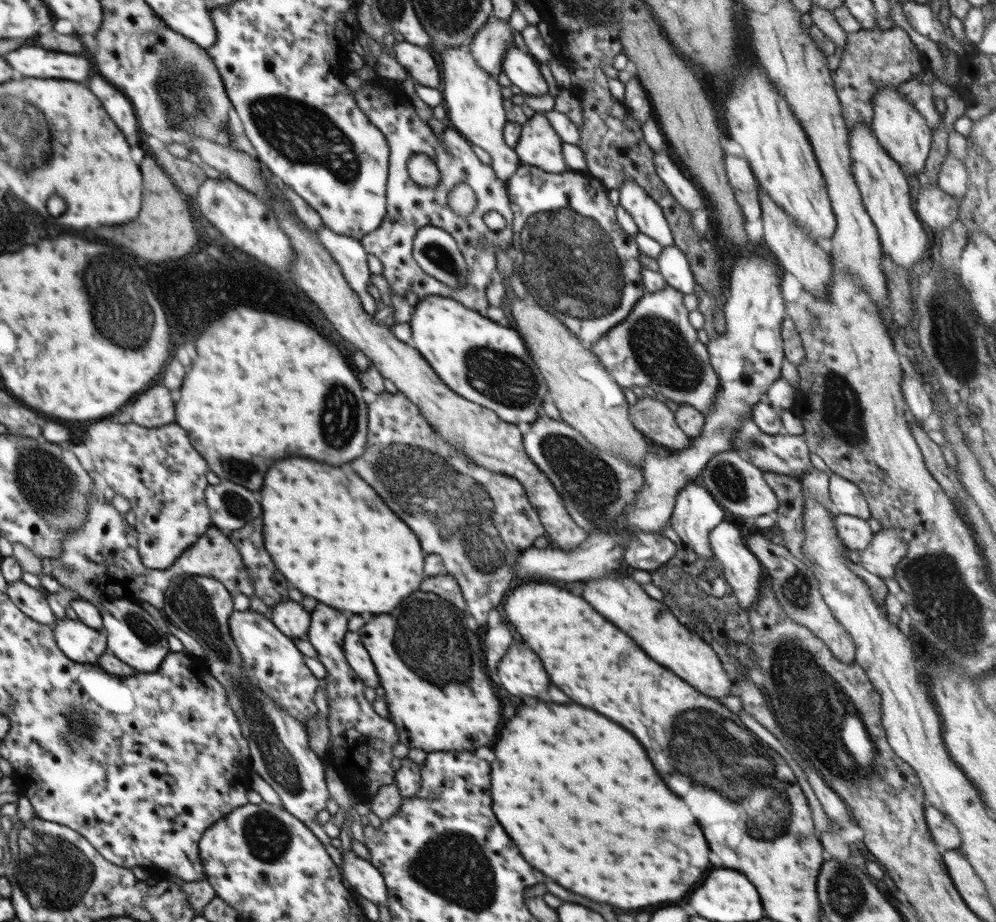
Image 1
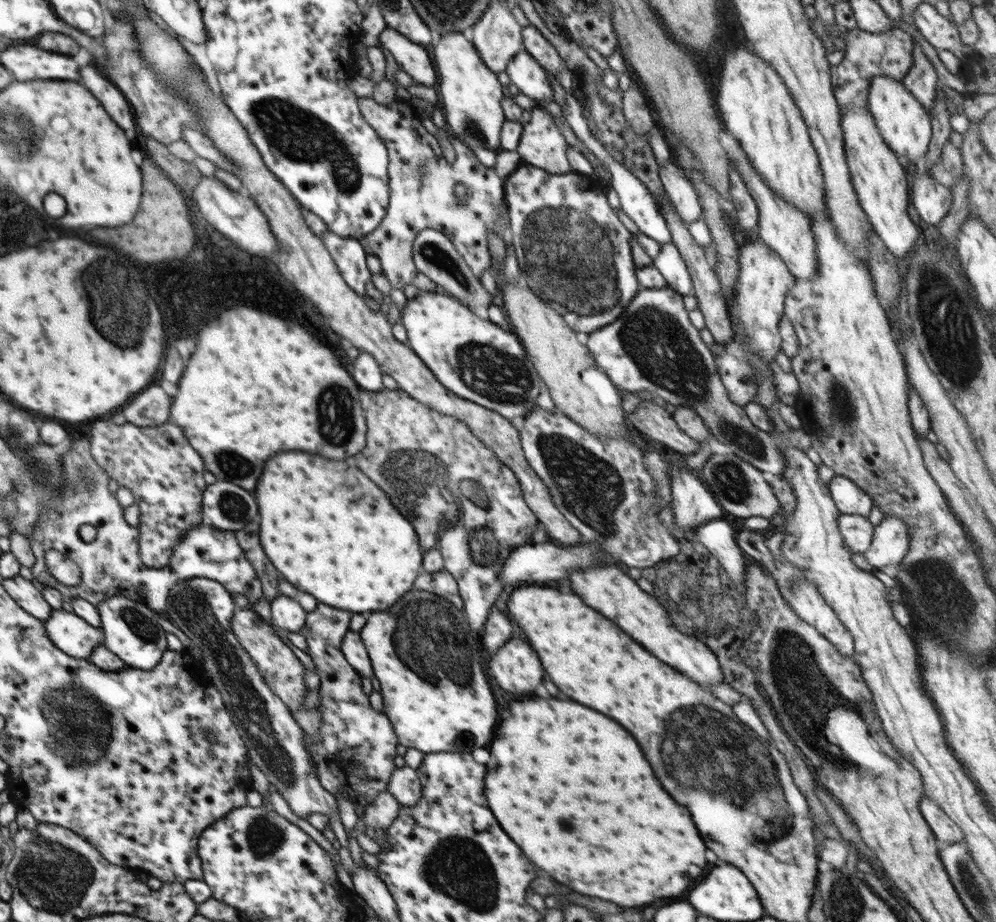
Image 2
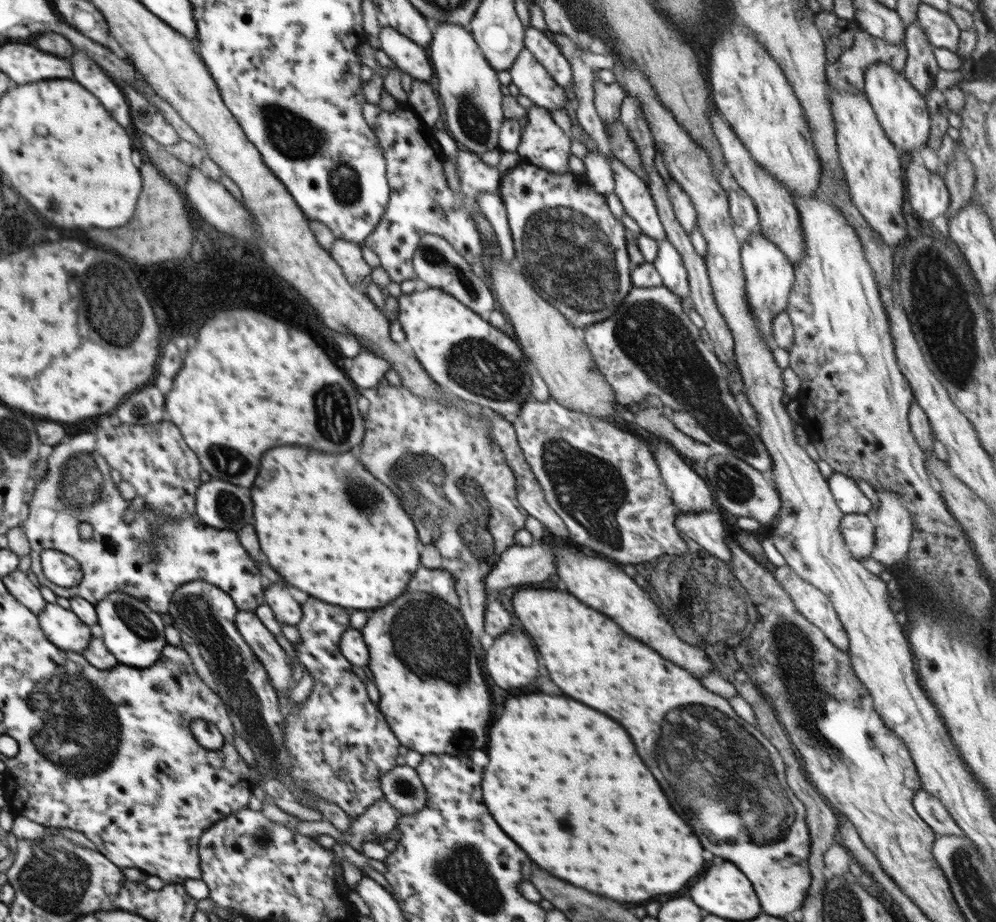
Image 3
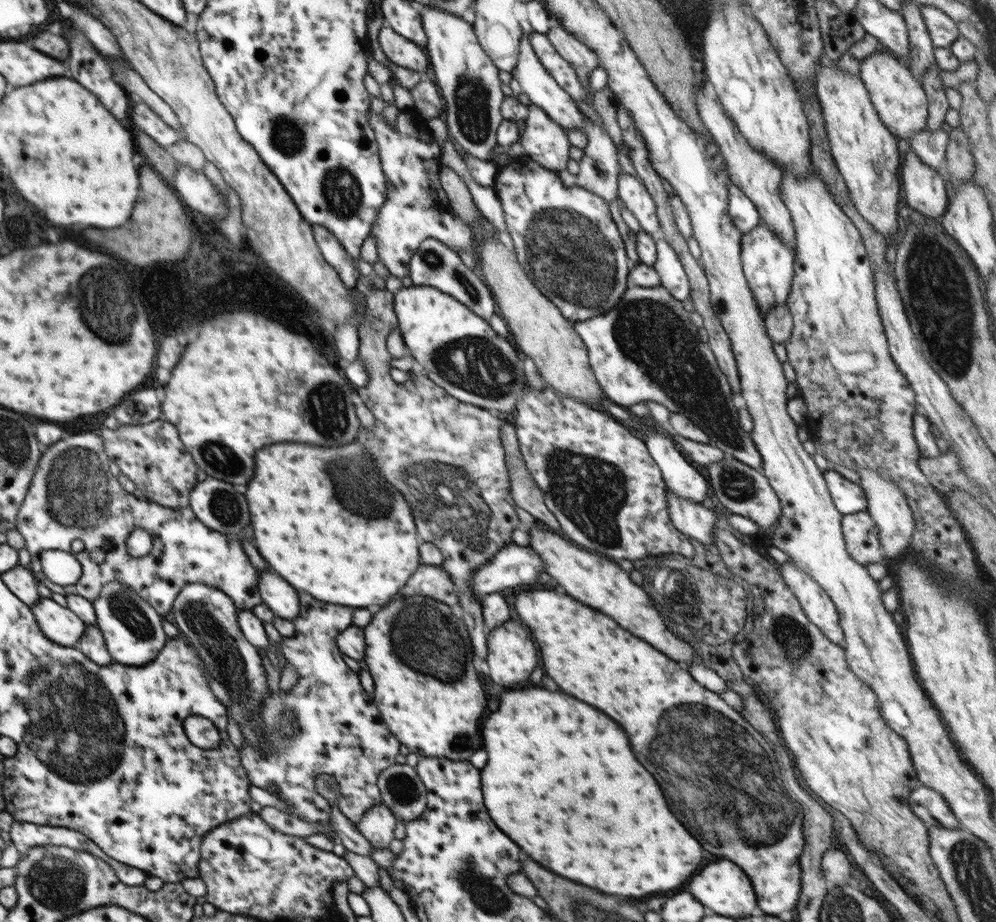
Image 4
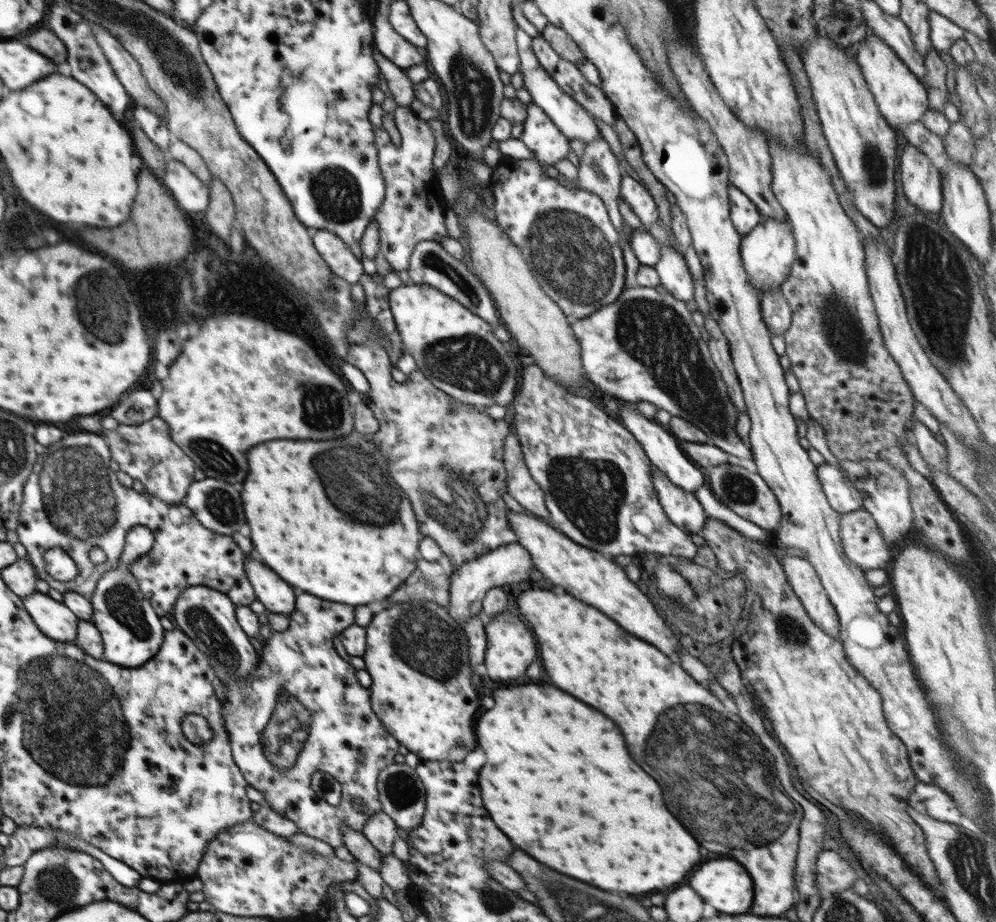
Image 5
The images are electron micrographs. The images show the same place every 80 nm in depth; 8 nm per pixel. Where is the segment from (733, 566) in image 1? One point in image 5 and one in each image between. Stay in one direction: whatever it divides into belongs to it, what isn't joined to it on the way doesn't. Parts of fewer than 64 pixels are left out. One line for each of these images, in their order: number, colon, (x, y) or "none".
2: (717, 536)
3: (706, 529)
4: (696, 520)
5: (682, 508)

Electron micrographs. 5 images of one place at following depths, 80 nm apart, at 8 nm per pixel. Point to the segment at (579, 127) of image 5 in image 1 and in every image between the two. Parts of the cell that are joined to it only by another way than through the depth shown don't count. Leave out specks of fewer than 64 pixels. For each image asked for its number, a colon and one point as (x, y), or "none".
1: (522, 69)
2: (529, 76)
3: (532, 79)
4: (535, 81)

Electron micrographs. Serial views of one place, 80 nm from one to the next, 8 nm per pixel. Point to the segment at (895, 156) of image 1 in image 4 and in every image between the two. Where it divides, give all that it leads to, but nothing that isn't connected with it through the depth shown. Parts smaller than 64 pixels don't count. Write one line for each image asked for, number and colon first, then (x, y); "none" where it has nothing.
2: (903, 123)
3: (902, 111)
4: (901, 103)

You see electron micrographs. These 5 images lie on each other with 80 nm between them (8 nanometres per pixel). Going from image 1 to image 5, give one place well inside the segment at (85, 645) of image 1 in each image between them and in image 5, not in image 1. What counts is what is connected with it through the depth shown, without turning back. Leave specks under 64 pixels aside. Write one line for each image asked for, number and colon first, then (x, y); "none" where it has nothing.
2: (72, 635)
3: (62, 627)
4: (59, 624)
5: (53, 618)

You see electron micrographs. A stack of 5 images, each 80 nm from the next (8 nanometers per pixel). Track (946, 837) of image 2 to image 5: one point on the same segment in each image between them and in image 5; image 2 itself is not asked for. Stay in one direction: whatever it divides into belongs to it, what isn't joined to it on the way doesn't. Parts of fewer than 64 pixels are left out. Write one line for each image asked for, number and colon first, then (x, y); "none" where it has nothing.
3: (931, 809)
4: (925, 803)
5: (930, 800)

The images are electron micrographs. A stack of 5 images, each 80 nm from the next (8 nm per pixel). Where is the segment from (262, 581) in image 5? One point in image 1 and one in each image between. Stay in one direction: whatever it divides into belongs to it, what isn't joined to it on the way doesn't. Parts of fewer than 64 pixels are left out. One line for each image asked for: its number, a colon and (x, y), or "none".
1: (290, 617)
2: (286, 613)
3: (286, 610)
4: (276, 593)

